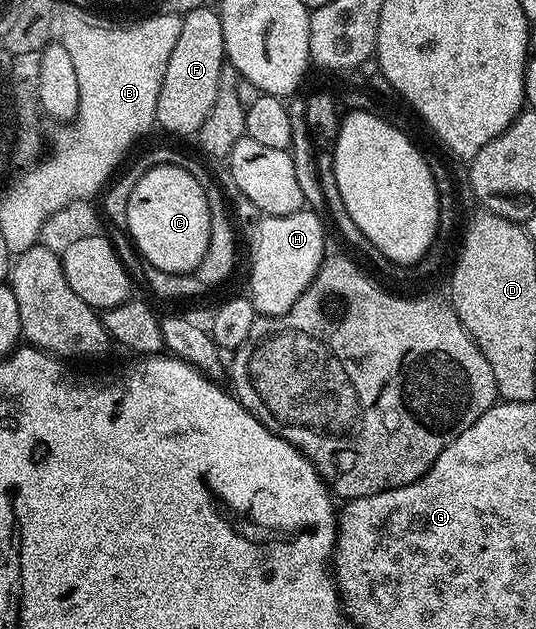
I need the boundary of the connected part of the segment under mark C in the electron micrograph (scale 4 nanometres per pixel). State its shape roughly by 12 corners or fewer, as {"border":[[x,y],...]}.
{"border":[[184,165],[144,171],[124,229],[144,261],[192,274],[207,196]]}

